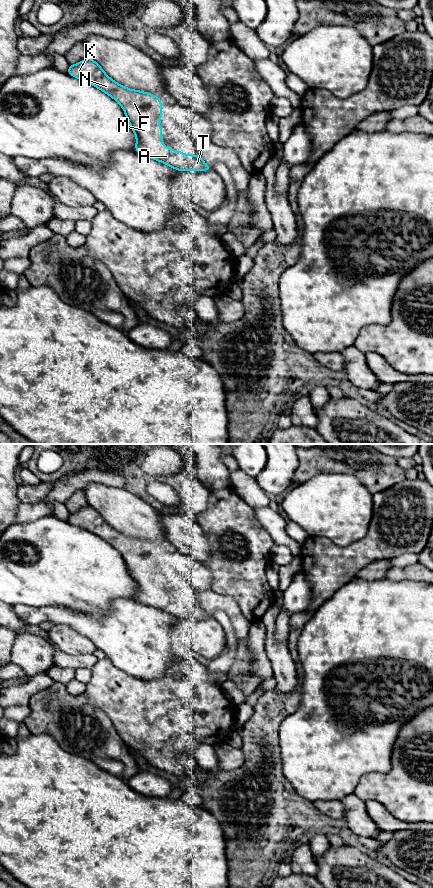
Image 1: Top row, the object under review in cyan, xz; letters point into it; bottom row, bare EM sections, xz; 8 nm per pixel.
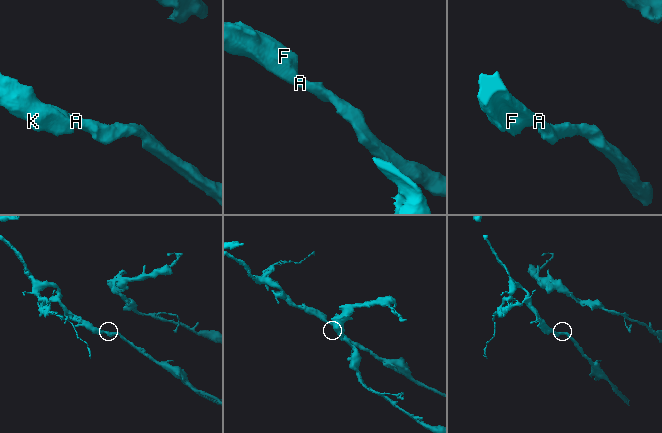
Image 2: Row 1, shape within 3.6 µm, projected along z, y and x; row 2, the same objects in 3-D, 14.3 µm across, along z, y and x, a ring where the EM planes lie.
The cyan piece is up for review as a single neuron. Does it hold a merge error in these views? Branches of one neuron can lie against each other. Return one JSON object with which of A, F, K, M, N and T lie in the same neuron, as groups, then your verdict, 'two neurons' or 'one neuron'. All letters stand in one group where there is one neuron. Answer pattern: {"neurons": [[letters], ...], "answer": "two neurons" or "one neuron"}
{"neurons": [["A", "F", "K", "M", "N", "T"]], "answer": "one neuron"}

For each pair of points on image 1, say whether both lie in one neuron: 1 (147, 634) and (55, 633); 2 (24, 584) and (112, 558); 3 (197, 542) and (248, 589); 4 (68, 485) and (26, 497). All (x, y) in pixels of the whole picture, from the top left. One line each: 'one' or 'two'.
1: two
2: one
3: two
4: two

